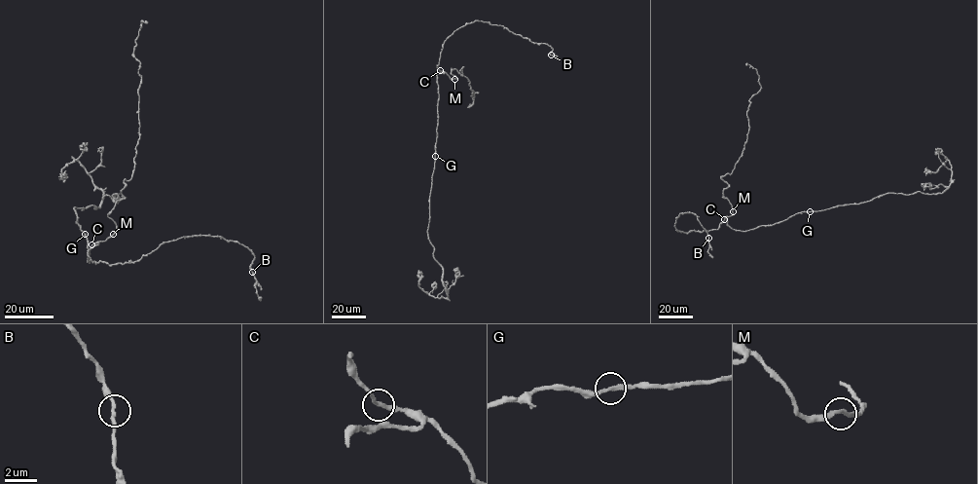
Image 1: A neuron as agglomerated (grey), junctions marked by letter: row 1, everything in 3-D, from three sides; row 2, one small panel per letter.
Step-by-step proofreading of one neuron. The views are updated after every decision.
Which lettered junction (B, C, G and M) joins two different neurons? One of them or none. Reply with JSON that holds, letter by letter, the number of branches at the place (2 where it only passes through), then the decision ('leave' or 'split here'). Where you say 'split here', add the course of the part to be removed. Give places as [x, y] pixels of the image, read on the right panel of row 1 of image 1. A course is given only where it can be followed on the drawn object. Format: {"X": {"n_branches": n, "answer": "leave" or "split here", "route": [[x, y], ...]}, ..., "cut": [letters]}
{"B": {"n_branches": 2, "answer": "leave"}, "C": {"n_branches": 2, "answer": "leave"}, "G": {"n_branches": 2, "answer": "leave"}, "M": {"n_branches": 2, "answer": "leave"}, "cut": []}

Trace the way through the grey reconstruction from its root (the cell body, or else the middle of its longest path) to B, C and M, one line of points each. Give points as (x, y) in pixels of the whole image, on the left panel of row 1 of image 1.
B: (89, 254), (97, 242), (92, 262), (125, 264), (209, 235), (243, 244), (252, 272)
C: (89, 254), (90, 262), (88, 253), (97, 243), (91, 244)
M: (89, 254), (90, 262), (89, 251), (113, 234)

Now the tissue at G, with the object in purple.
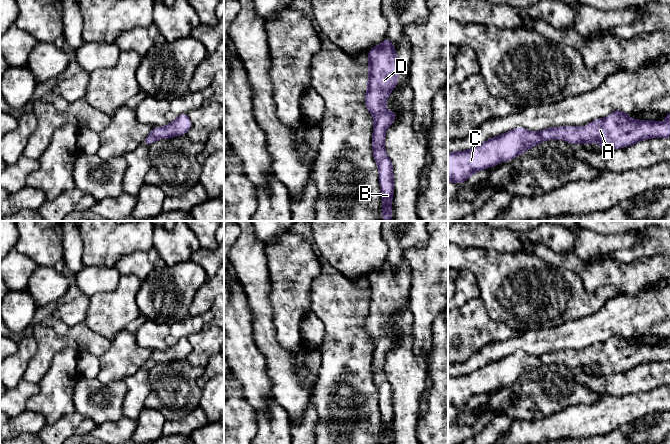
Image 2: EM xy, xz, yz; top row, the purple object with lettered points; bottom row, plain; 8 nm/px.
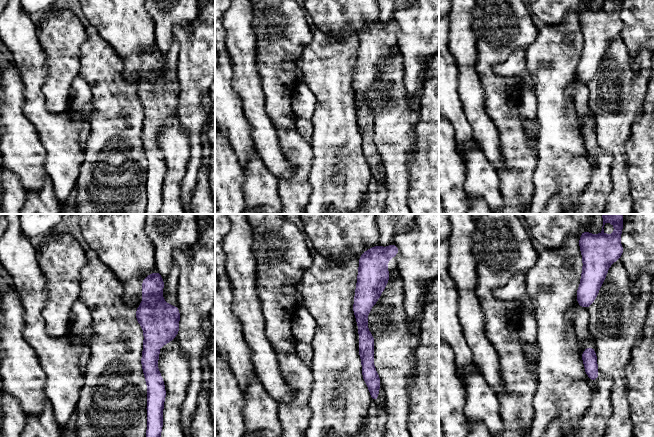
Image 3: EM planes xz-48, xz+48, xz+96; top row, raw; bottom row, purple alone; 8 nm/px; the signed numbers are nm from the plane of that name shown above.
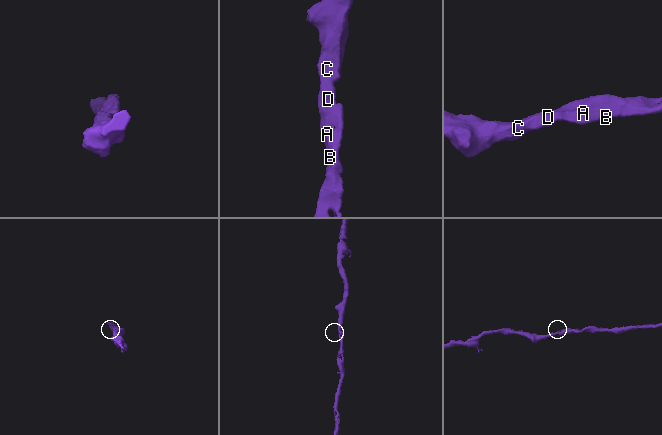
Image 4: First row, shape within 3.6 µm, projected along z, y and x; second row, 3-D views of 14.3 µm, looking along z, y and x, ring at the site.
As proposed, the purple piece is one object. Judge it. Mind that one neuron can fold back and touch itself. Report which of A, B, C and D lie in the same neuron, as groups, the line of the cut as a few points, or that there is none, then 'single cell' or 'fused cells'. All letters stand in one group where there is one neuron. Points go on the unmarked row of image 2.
groups A B C D; cut none; single cell

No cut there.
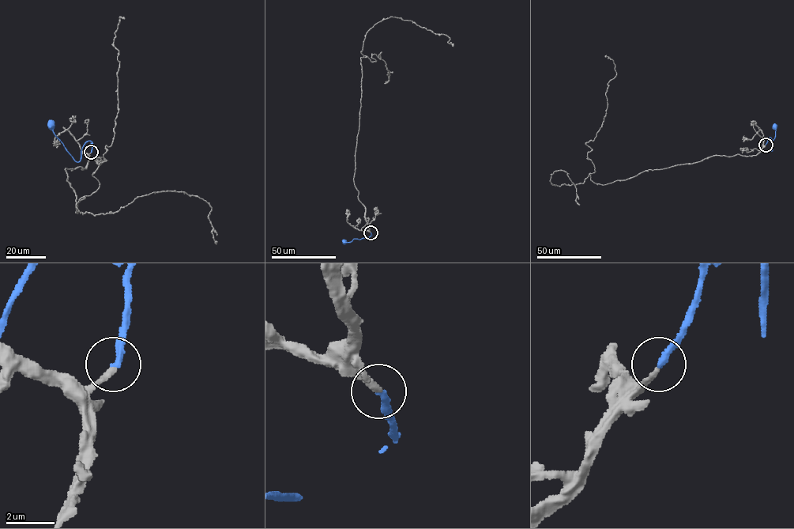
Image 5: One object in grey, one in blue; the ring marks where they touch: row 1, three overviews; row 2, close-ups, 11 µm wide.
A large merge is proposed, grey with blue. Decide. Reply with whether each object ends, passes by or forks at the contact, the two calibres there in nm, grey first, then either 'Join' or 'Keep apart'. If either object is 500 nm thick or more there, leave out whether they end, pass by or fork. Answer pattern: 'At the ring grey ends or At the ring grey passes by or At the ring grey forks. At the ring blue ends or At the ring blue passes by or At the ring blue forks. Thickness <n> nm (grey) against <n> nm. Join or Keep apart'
At the ring grey ends. At the ring blue ends. Thickness 220 nm (grey) against 240 nm. Join

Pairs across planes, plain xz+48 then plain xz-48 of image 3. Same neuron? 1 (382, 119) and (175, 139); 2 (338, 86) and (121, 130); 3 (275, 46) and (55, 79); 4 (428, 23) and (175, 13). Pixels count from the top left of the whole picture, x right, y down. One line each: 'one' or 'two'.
1: one
2: one
3: one
4: two

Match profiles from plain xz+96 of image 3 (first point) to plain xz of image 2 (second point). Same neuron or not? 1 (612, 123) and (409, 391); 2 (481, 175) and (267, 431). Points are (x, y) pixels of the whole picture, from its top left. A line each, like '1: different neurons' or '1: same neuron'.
1: same neuron
2: same neuron

